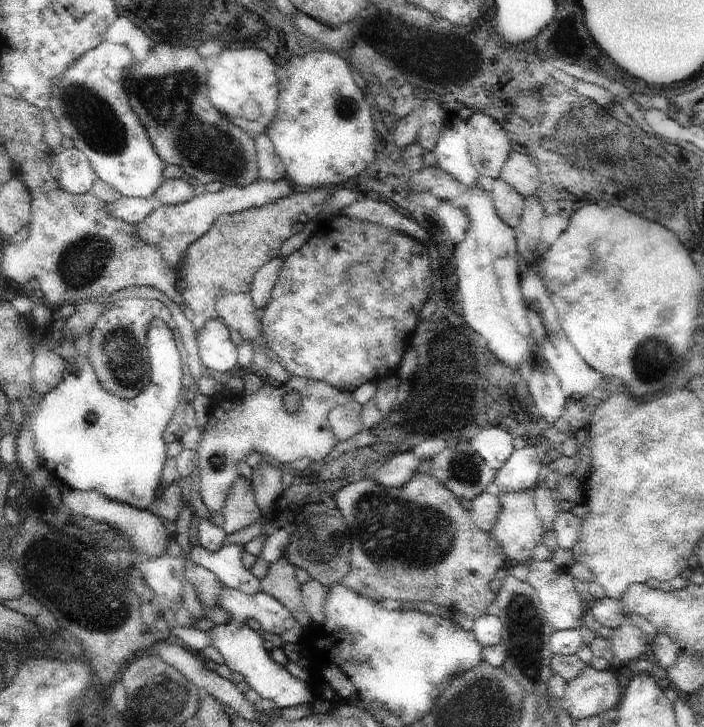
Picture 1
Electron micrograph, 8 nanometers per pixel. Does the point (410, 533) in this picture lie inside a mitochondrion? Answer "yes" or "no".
yes

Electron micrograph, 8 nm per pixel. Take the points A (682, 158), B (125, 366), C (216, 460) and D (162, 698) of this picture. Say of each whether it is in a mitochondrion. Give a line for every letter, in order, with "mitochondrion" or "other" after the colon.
A: other
B: mitochondrion
C: mitochondrion
D: mitochondrion

